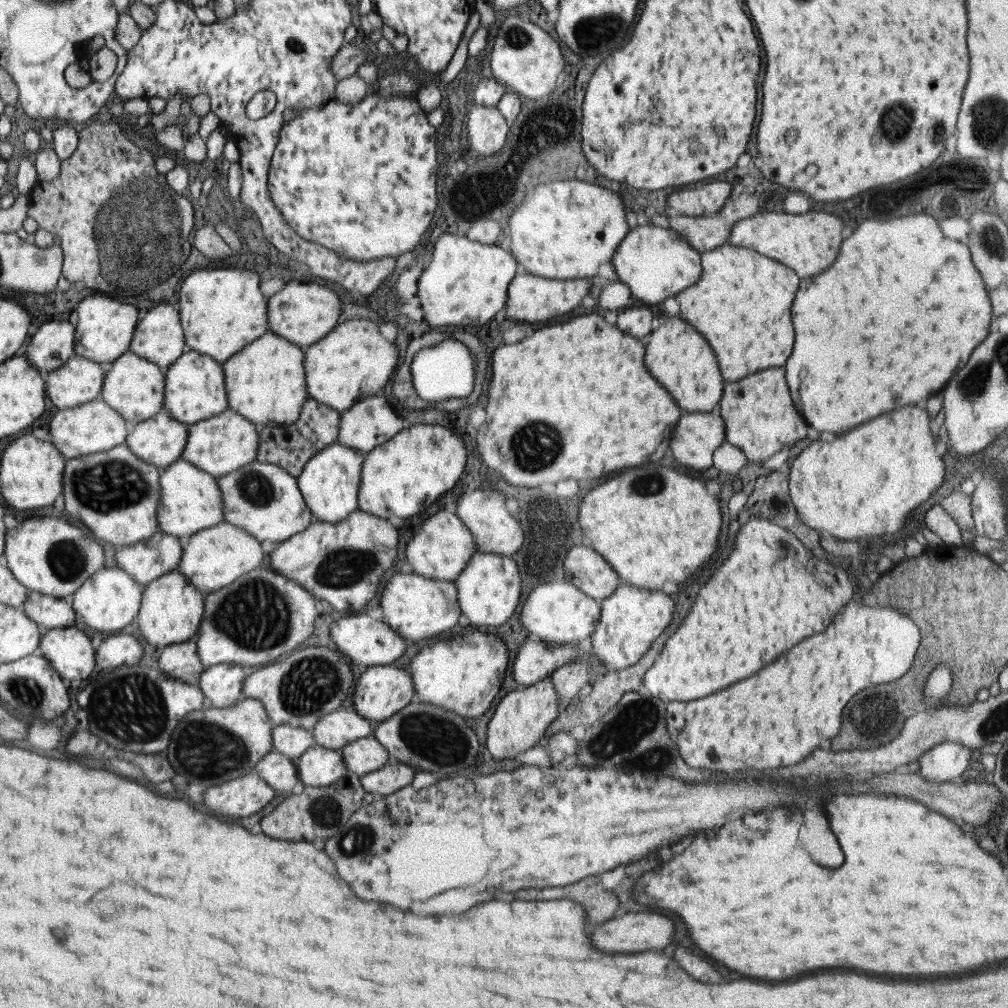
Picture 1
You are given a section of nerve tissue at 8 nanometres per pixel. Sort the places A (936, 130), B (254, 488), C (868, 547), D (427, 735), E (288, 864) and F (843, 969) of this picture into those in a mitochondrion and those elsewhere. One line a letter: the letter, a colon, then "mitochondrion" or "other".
A: mitochondrion
B: mitochondrion
C: other
D: mitochondrion
E: other
F: other

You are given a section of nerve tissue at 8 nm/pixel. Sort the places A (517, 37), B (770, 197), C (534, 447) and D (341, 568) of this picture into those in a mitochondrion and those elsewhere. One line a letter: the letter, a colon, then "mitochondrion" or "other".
A: mitochondrion
B: other
C: mitochondrion
D: mitochondrion

